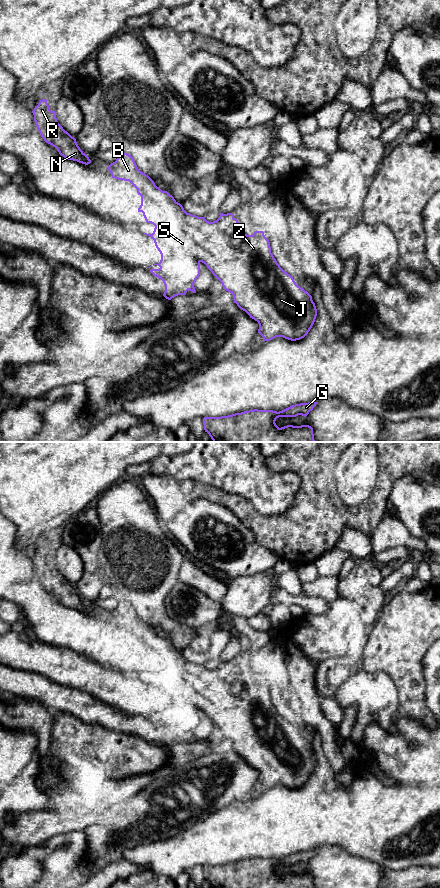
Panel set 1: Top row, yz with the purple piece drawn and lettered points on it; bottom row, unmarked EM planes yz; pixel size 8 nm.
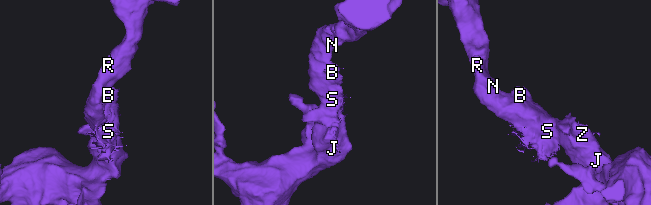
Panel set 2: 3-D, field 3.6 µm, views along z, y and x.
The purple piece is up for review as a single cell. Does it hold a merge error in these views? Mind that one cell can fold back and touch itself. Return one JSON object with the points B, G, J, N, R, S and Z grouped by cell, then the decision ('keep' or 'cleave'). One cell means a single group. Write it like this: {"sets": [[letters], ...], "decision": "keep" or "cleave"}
{"sets": [["B", "G", "J", "N", "R", "S", "Z"]], "decision": "keep"}

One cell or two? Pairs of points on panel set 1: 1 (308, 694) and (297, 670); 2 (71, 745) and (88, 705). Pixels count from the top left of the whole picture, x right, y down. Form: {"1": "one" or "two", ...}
{"1": "one", "2": "two"}

